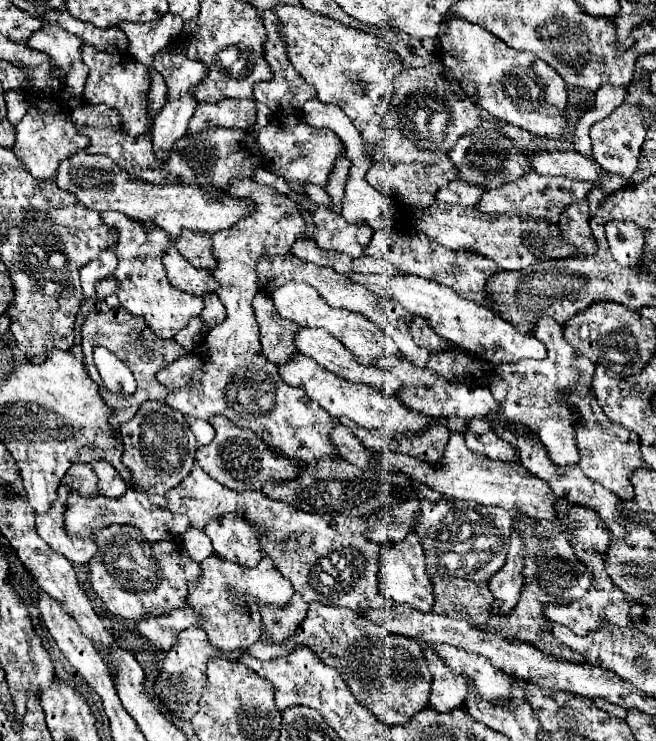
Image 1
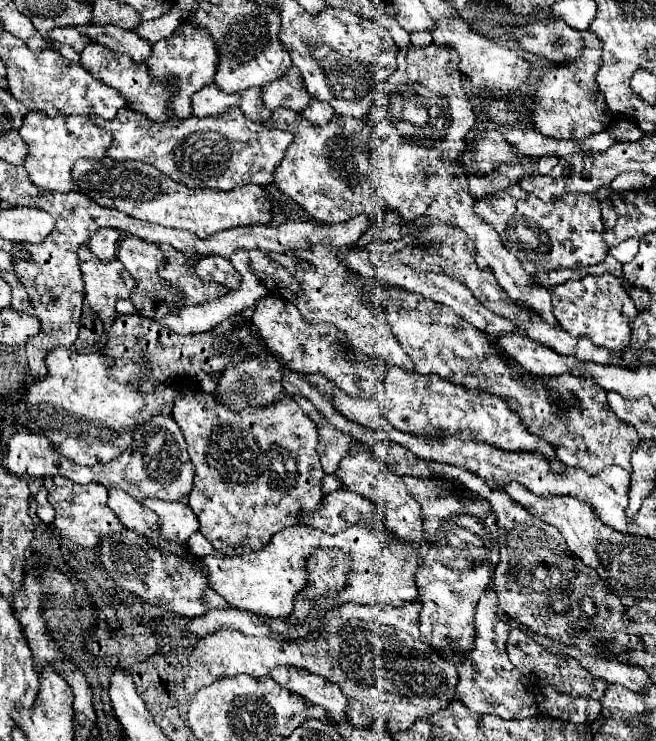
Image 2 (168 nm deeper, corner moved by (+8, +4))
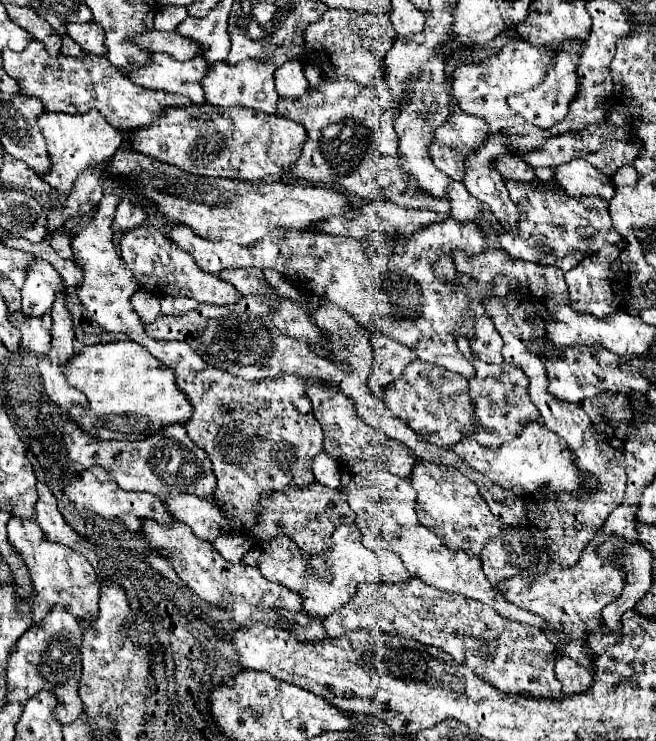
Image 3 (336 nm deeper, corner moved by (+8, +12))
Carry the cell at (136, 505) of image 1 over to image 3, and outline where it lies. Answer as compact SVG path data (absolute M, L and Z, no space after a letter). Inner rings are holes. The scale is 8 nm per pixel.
M180 494L180 496L164 498L164 504L168 512L176 520L188 524L200 540L214 542L218 536L230 532L230 526L224 520L224 514L204 498L198 498L192 494Z

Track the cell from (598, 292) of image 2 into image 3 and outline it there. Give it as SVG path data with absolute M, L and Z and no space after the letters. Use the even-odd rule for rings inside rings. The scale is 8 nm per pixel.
M606 244L602 250L598 250L592 256L586 256L576 268L568 270L564 274L566 286L570 292L568 306L580 314L592 314L600 320L610 318L620 310L622 302L622 290L618 286L618 268L620 268L620 252L624 248L620 244Z

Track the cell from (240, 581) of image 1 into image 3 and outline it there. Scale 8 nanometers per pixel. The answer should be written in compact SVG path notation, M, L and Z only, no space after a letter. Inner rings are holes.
M356 524L338 526L332 532L330 540L332 540L332 546L324 550L322 554L324 554L328 570L332 572L332 580L322 580L318 574L314 574L310 566L312 554L304 554L302 548L298 548L296 542L290 540L288 536L276 536L274 540L252 544L252 548L242 558L242 564L256 566L264 578L284 584L288 590L296 592L302 598L304 612L310 612L316 616L330 616L334 610L342 608L346 600L354 596L358 584L374 584L374 582L404 584L412 578L408 570L404 568L404 564L400 564L400 558L396 554L368 550L362 544L362 536Z

